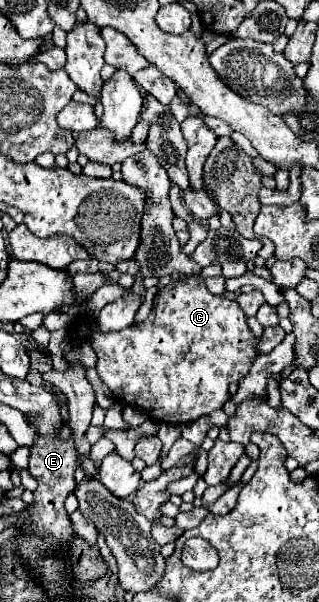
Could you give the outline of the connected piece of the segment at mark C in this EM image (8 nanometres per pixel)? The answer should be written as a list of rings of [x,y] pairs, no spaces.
[[[187,278],[185,282],[171,282],[161,294],[155,296],[155,306],[149,318],[141,324],[133,324],[119,332],[99,334],[95,322],[87,318],[77,318],[71,332],[77,336],[77,326],[81,334],[93,338],[93,350],[97,352],[97,372],[101,380],[111,388],[117,400],[143,408],[151,418],[169,424],[189,424],[201,416],[209,416],[213,410],[221,408],[229,398],[229,384],[239,382],[259,356],[259,342],[251,328],[247,326],[247,316],[237,302],[223,296],[209,294],[203,278]]]

